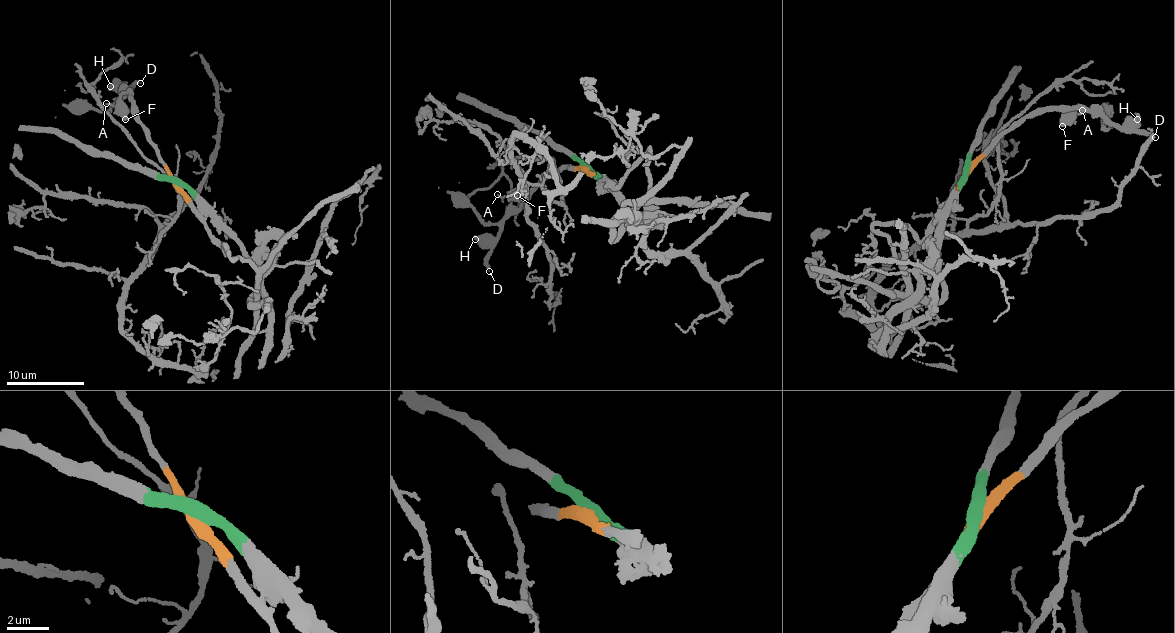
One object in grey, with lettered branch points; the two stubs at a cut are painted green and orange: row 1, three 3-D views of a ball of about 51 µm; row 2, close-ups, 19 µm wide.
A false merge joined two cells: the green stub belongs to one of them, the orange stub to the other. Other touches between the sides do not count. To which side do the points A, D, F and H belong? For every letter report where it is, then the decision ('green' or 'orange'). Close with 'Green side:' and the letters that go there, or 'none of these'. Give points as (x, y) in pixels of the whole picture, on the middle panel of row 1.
A: (497, 194) | orange
D: (489, 271) | orange
F: (517, 195) | orange
H: (475, 239) | orange
Green side: none of these

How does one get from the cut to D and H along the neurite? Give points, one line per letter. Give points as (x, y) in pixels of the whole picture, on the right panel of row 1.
D: (967, 169), (1009, 130), (1042, 112), (1085, 109), (1155, 137)
H: (967, 169), (1009, 130), (1042, 112), (1085, 109), (1119, 124), (1129, 118), (1138, 119)

